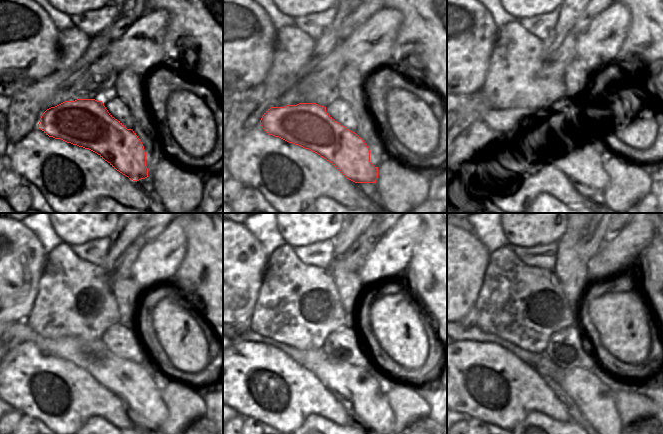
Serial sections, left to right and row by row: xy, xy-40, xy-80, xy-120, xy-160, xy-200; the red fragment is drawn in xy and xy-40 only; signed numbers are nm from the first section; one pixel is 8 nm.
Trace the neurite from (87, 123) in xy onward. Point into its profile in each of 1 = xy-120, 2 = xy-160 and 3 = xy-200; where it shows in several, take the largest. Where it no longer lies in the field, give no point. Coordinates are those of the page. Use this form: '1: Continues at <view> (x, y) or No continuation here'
1: Continues at xy-120 (133, 383)
2: Continues at xy-160 (366, 390)
3: Continues at xy-200 (590, 389)

